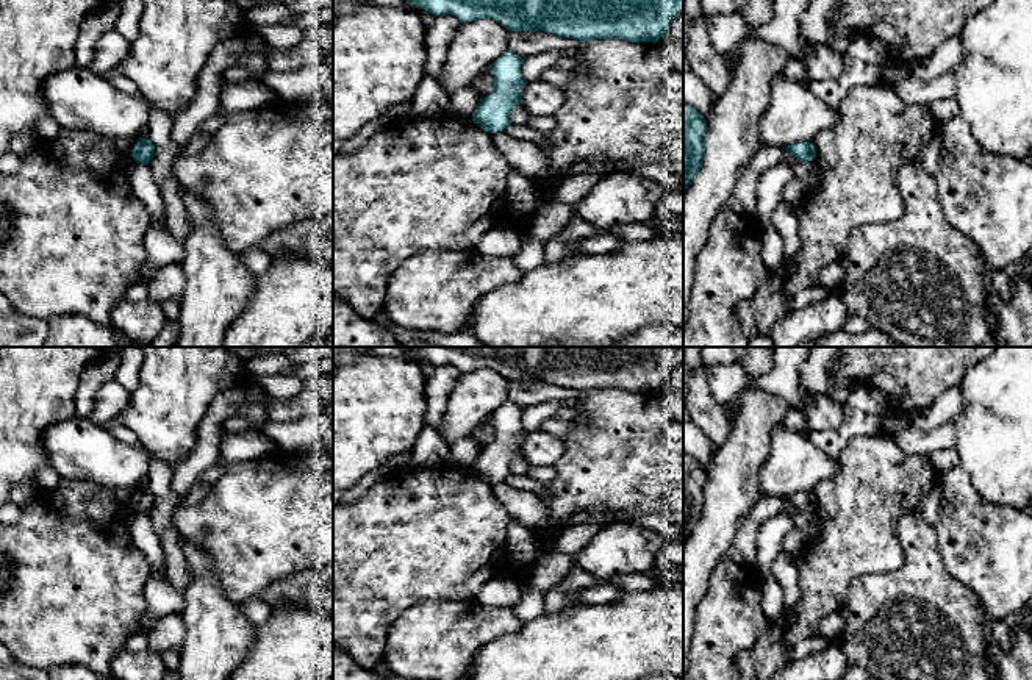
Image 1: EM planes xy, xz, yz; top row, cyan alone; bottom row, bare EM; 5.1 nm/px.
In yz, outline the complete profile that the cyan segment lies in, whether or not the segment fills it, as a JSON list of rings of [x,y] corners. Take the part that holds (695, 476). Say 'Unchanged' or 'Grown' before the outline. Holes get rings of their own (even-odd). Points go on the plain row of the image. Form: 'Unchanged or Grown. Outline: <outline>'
Unchanged. Outline: [[[683,453],[683,542],[702,517],[705,505],[707,471]]]

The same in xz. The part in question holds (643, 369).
Unchanged. Outline: [[[402,347],[433,366],[452,364],[461,374],[493,369],[508,381],[544,381],[580,392],[624,389],[657,392],[683,361],[683,347]]]

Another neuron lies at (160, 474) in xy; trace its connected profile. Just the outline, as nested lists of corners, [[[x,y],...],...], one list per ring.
[[[150,452],[149,455],[150,455],[150,469],[149,469],[144,488],[147,488],[155,496],[155,505],[149,516],[152,519],[155,531],[161,536],[161,533],[167,527],[174,525],[172,516],[175,510],[178,508],[183,496],[175,494],[170,489],[174,467],[166,464],[156,455]]]

